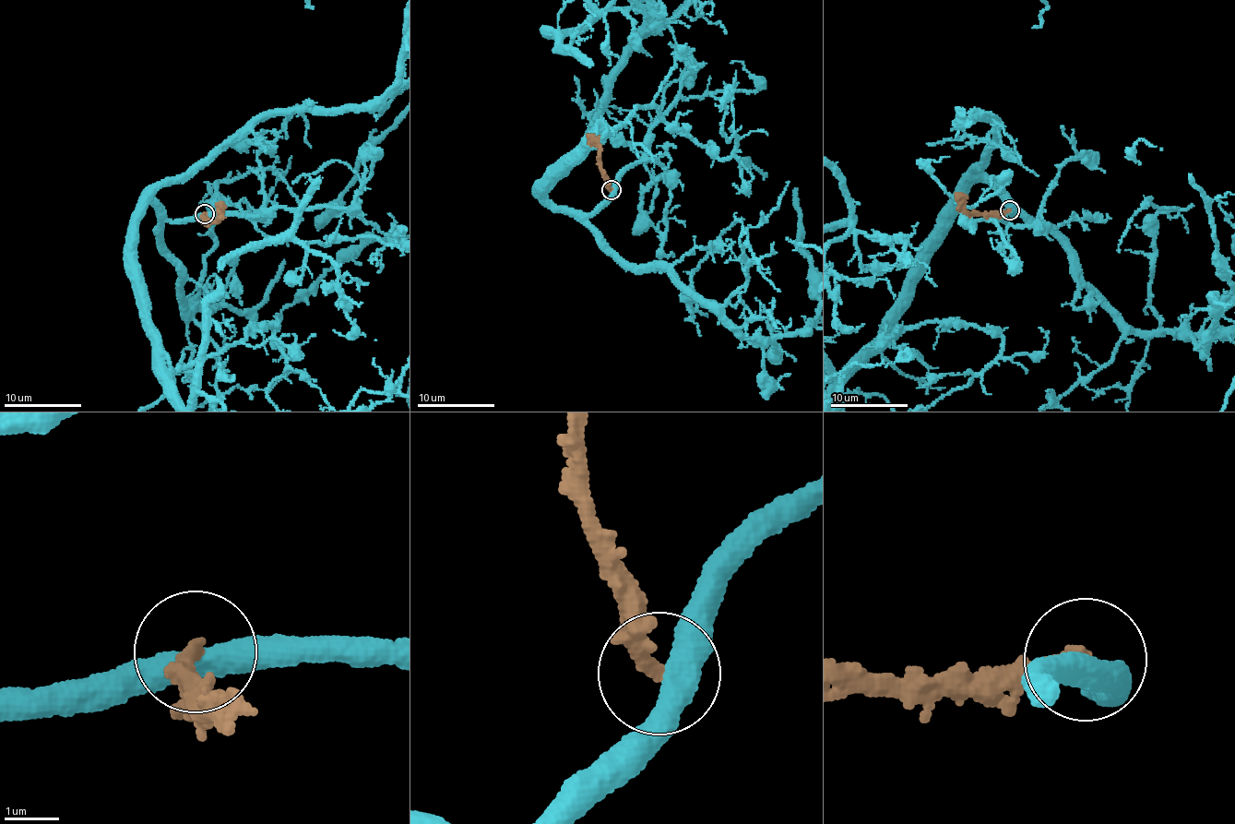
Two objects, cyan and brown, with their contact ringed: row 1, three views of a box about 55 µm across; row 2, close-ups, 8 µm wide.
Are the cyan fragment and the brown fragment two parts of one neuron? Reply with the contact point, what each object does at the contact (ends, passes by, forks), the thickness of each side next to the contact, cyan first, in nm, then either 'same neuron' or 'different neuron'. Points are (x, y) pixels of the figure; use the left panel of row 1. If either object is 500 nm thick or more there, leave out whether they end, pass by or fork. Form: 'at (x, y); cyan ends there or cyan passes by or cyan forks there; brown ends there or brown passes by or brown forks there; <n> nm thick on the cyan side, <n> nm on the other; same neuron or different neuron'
at (204, 213); cyan passes by; brown ends there; 440 nm thick on the cyan side, 320 nm on the other; different neuron

